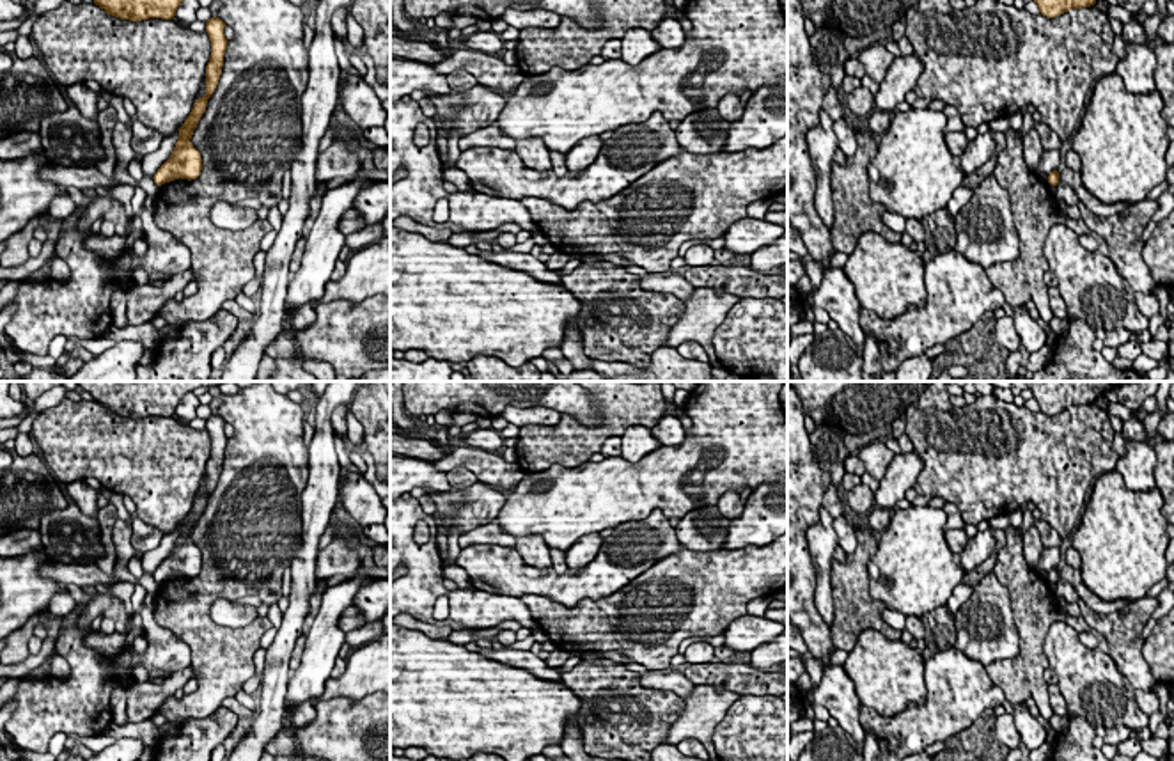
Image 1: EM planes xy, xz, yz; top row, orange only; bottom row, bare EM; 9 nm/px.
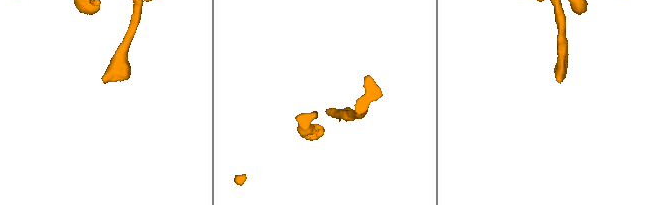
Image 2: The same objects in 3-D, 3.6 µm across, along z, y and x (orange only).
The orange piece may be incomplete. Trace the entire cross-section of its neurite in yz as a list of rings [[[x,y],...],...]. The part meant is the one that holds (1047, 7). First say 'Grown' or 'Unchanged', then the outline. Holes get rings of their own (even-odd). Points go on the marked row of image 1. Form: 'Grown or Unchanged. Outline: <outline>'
Unchanged. Outline: [[[1034,0],[1039,7],[1039,12],[1046,18],[1057,18],[1069,9],[1091,7],[1096,0]]]

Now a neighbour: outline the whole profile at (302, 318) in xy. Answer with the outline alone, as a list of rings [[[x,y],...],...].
[[[301,305],[291,310],[289,318],[298,330],[307,330],[316,321],[316,310],[312,305]]]

